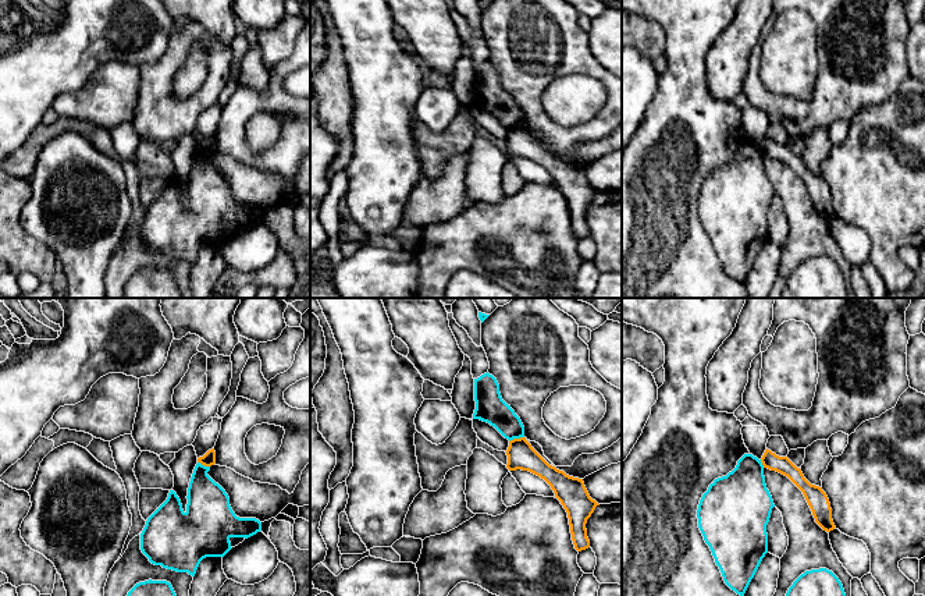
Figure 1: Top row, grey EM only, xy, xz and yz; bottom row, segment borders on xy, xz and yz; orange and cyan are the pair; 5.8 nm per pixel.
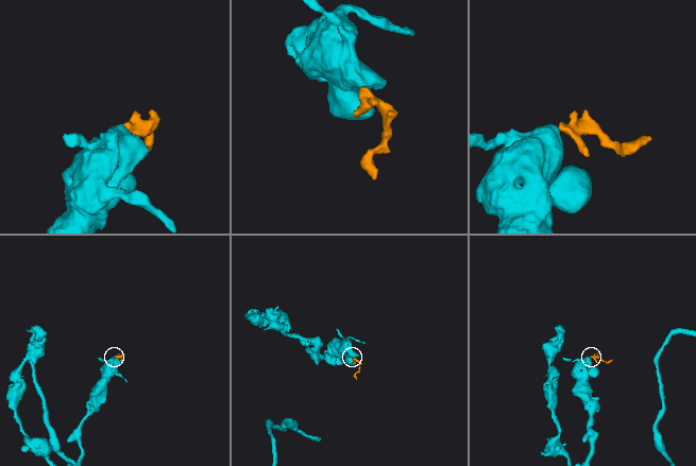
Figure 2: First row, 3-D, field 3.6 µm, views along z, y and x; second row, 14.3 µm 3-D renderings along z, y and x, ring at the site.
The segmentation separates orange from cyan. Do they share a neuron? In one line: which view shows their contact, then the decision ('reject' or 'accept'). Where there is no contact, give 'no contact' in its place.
xz | reject

